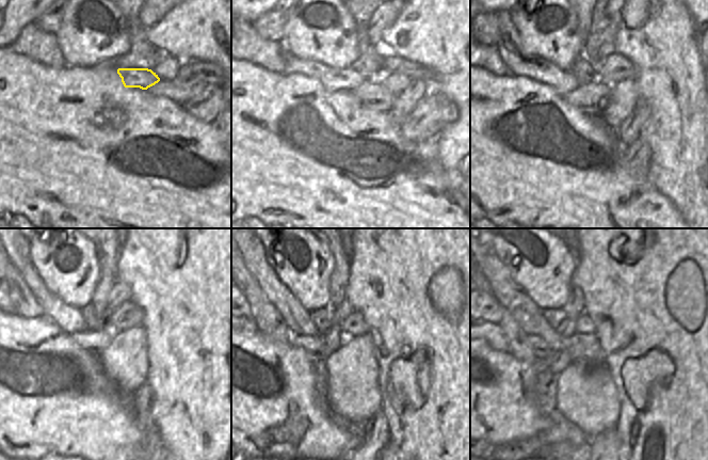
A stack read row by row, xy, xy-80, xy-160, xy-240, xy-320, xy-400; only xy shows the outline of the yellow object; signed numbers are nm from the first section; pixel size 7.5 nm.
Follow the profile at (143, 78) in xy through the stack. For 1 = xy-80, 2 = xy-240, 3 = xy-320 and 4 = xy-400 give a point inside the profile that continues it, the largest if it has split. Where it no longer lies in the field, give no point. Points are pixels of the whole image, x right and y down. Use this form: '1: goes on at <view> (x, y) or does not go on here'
1: goes on at xy-80 (333, 79)
2: goes on at xy-240 (68, 318)
3: does not go on here
4: does not go on here

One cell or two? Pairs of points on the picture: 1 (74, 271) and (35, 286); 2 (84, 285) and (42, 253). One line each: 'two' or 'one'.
1: two
2: one

